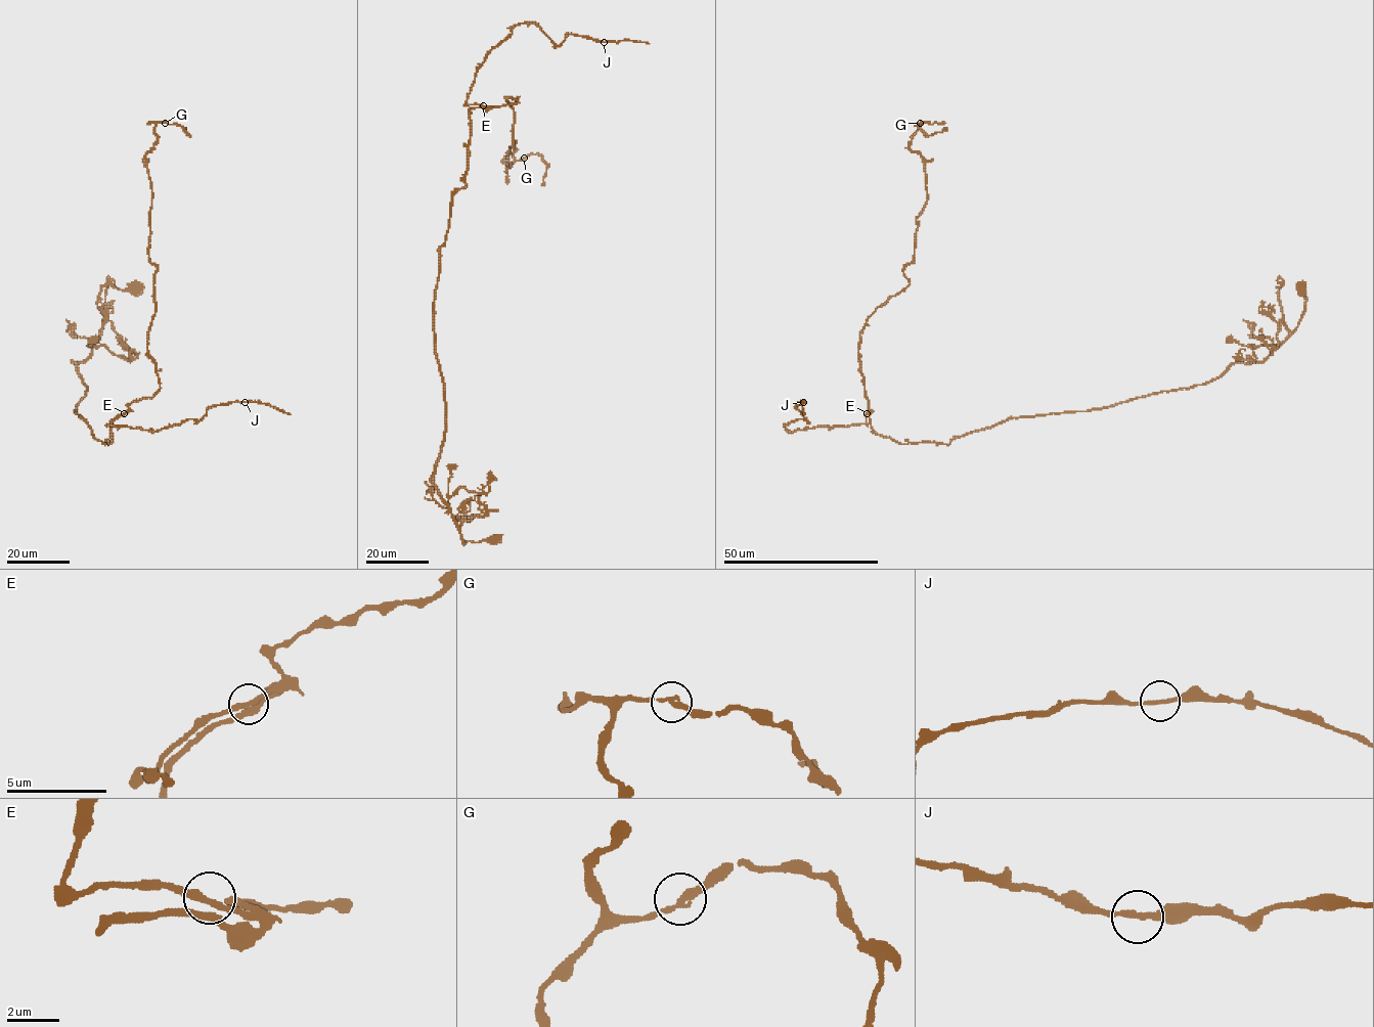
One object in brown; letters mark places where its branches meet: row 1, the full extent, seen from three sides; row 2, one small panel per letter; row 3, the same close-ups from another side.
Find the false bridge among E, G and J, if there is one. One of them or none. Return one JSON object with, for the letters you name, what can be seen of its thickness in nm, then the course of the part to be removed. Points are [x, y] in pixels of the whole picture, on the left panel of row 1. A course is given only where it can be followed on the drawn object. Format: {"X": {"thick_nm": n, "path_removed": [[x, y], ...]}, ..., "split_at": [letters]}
{"split_at": []}

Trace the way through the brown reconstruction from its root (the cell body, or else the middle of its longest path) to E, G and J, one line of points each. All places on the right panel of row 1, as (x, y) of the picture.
E: (1299, 286), (1297, 327), (1262, 361), (1189, 388), (1009, 417), (948, 444), (898, 443), (867, 413)
G: (1299, 286), (1284, 341), (1201, 385), (948, 444), (884, 438), (859, 333), (910, 283), (920, 123)
J: (1299, 286), (1297, 327), (1259, 362), (948, 444), (898, 443), (868, 413), (788, 431), (803, 402)

